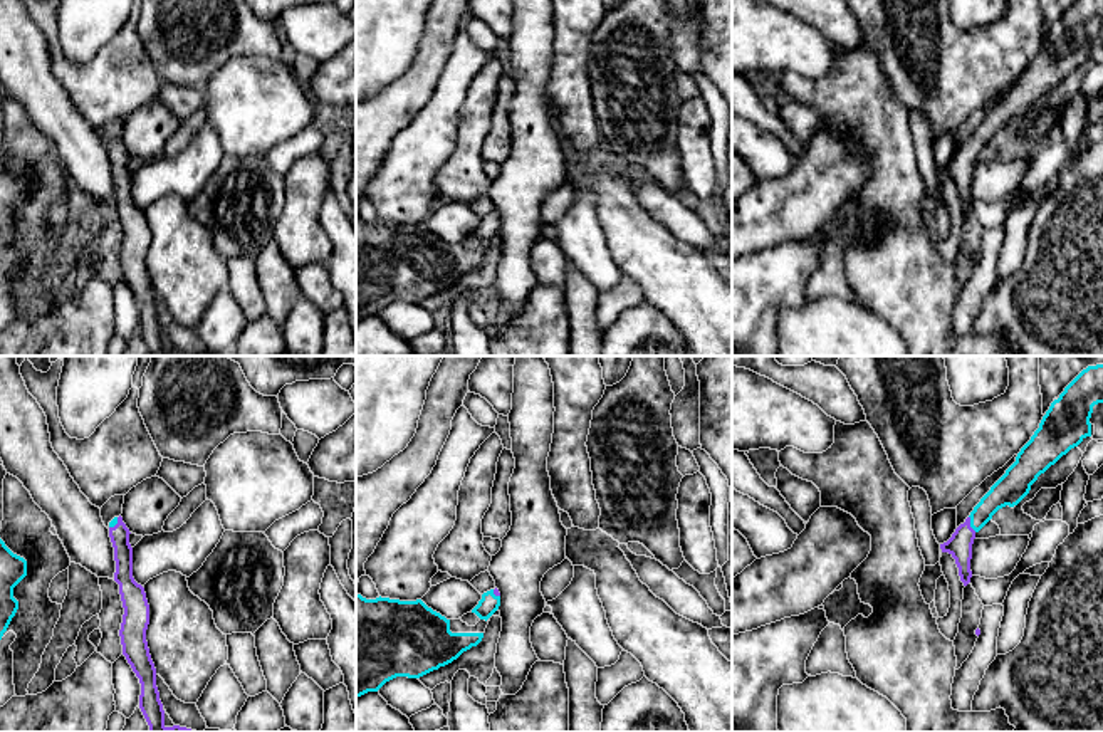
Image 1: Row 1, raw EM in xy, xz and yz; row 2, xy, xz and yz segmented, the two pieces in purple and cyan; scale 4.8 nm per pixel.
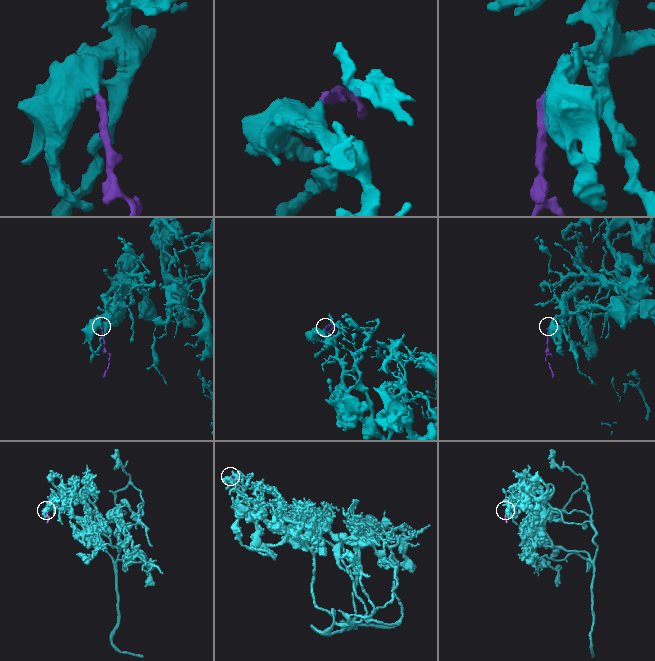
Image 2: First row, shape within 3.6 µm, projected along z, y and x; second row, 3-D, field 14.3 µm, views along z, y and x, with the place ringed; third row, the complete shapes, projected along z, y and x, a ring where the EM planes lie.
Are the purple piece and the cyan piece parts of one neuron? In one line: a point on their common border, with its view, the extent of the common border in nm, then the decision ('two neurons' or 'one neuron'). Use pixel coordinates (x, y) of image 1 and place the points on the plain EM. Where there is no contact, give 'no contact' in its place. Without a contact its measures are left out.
meets purple in yz at (969, 148); contact 90 nm long; one neuron

